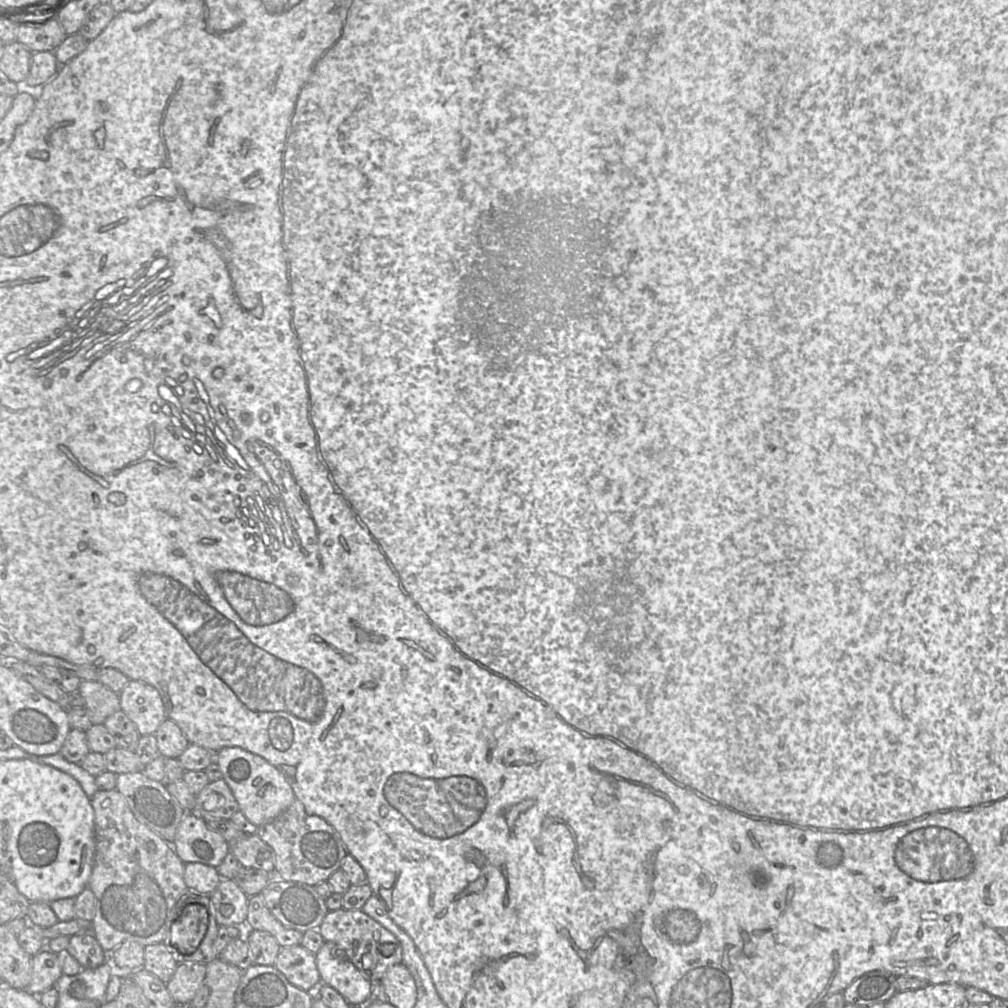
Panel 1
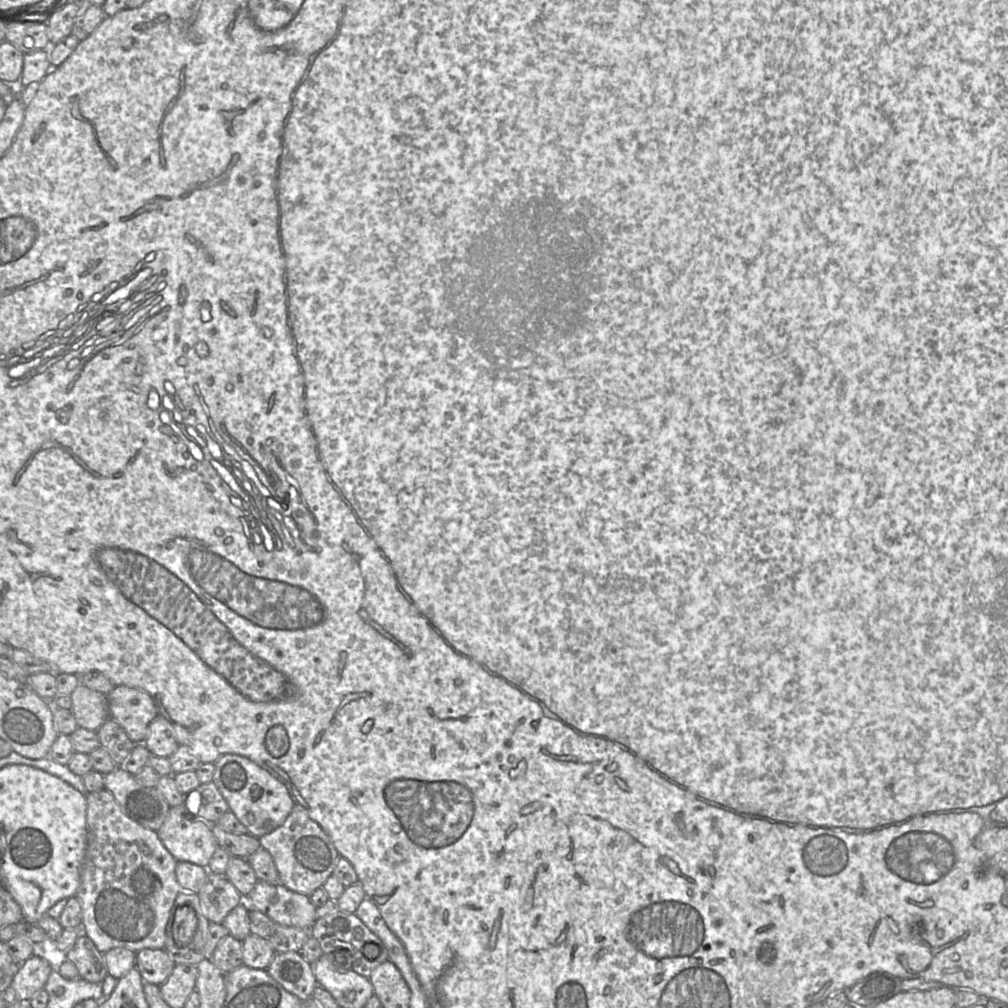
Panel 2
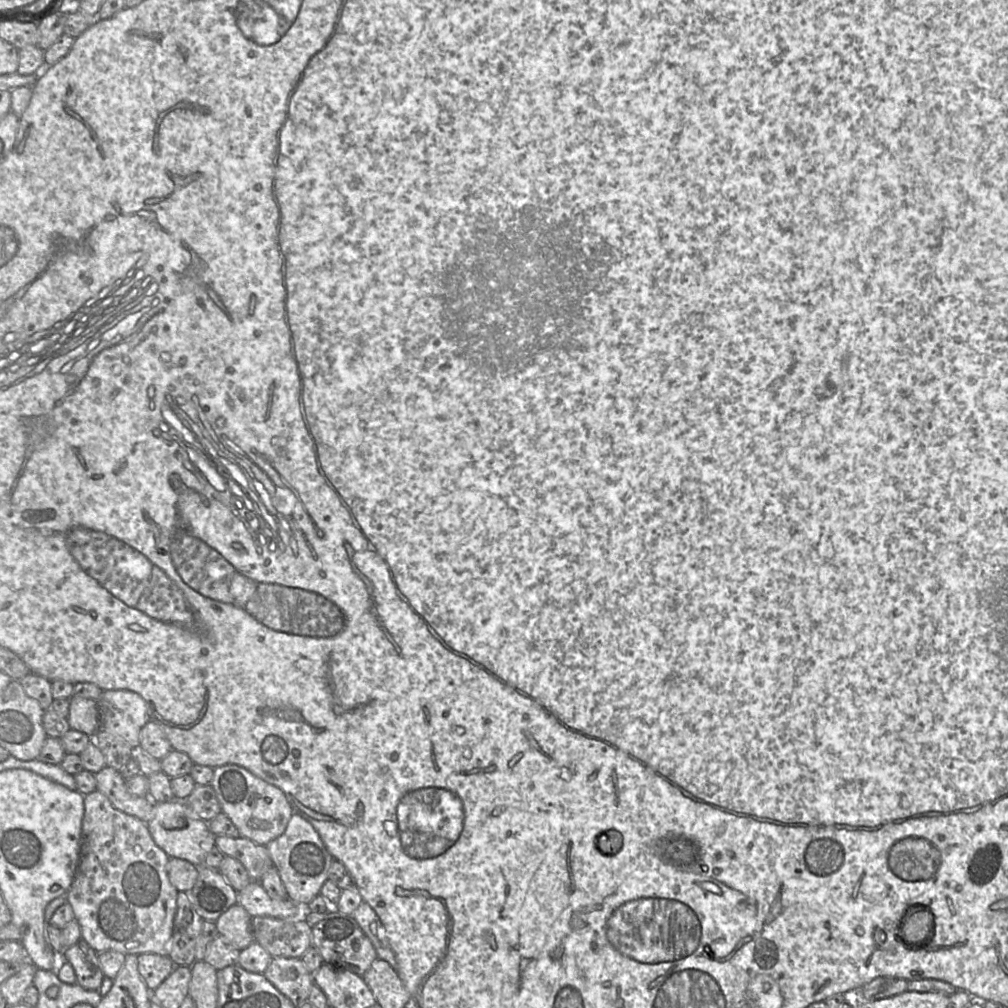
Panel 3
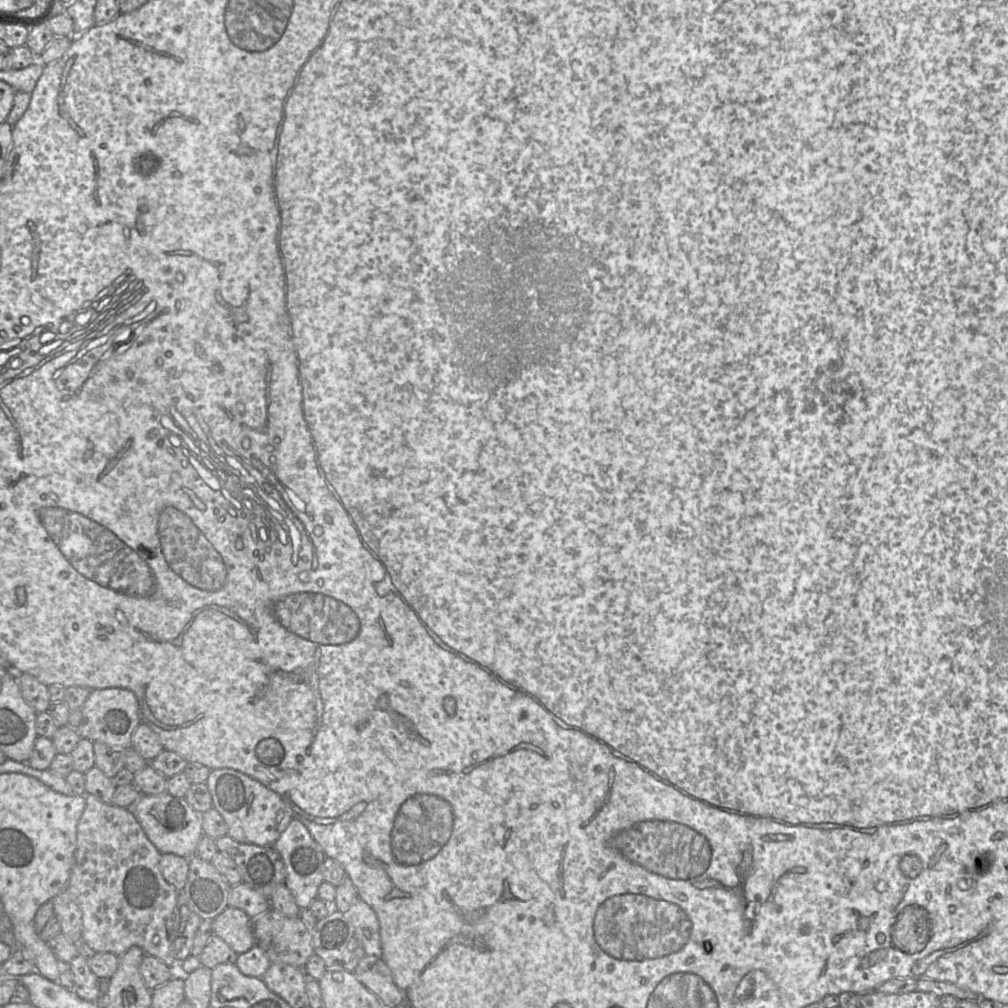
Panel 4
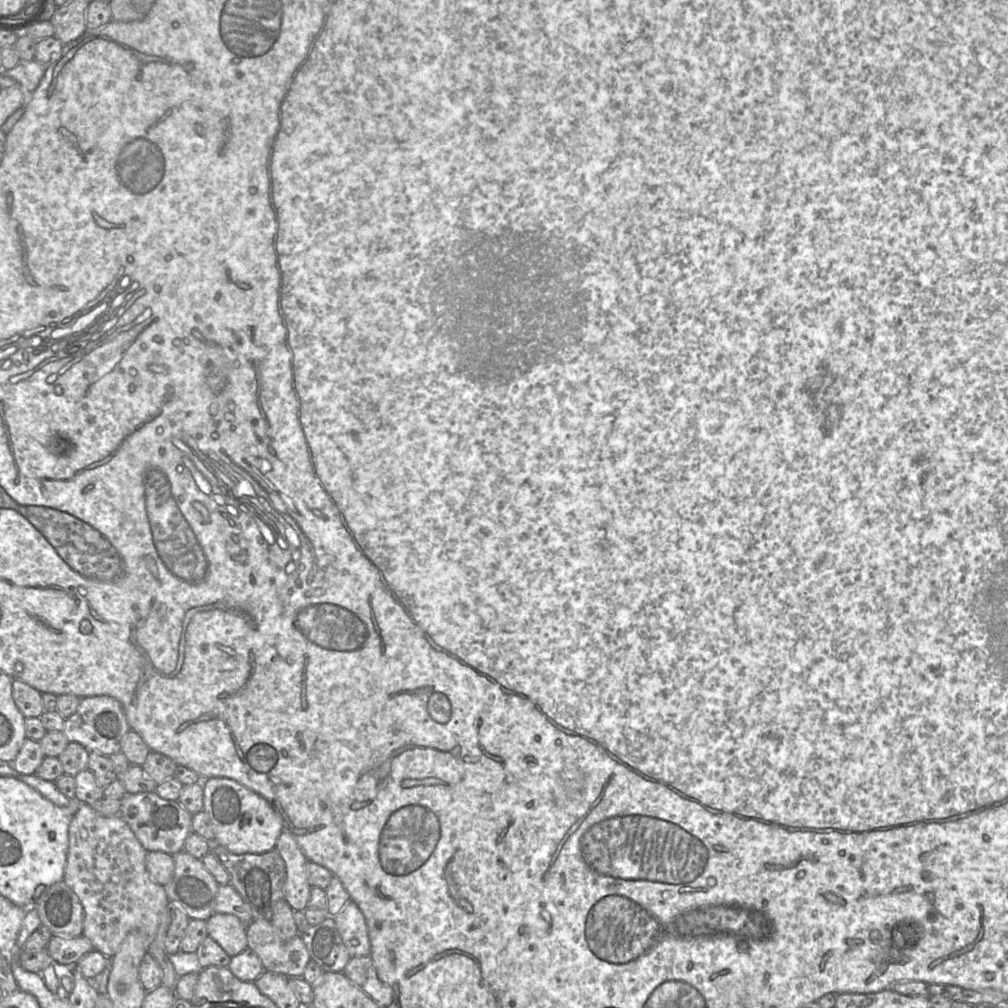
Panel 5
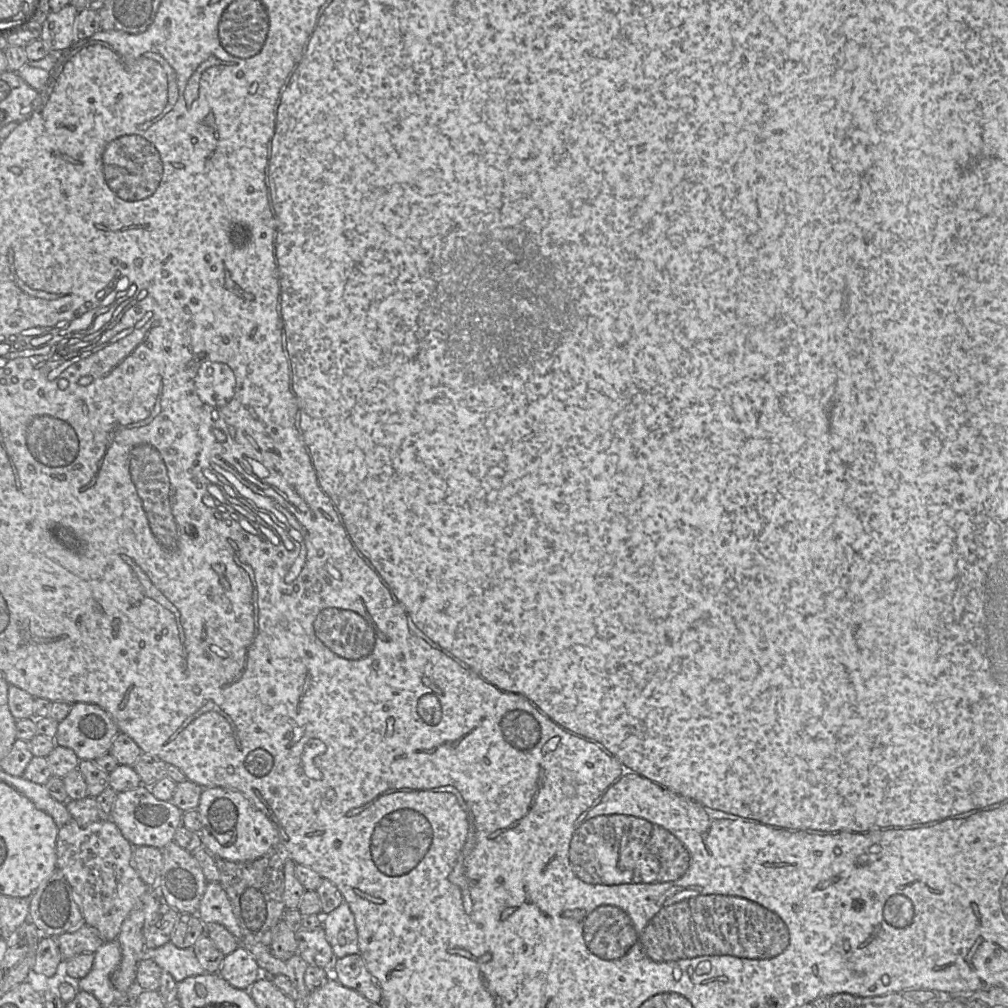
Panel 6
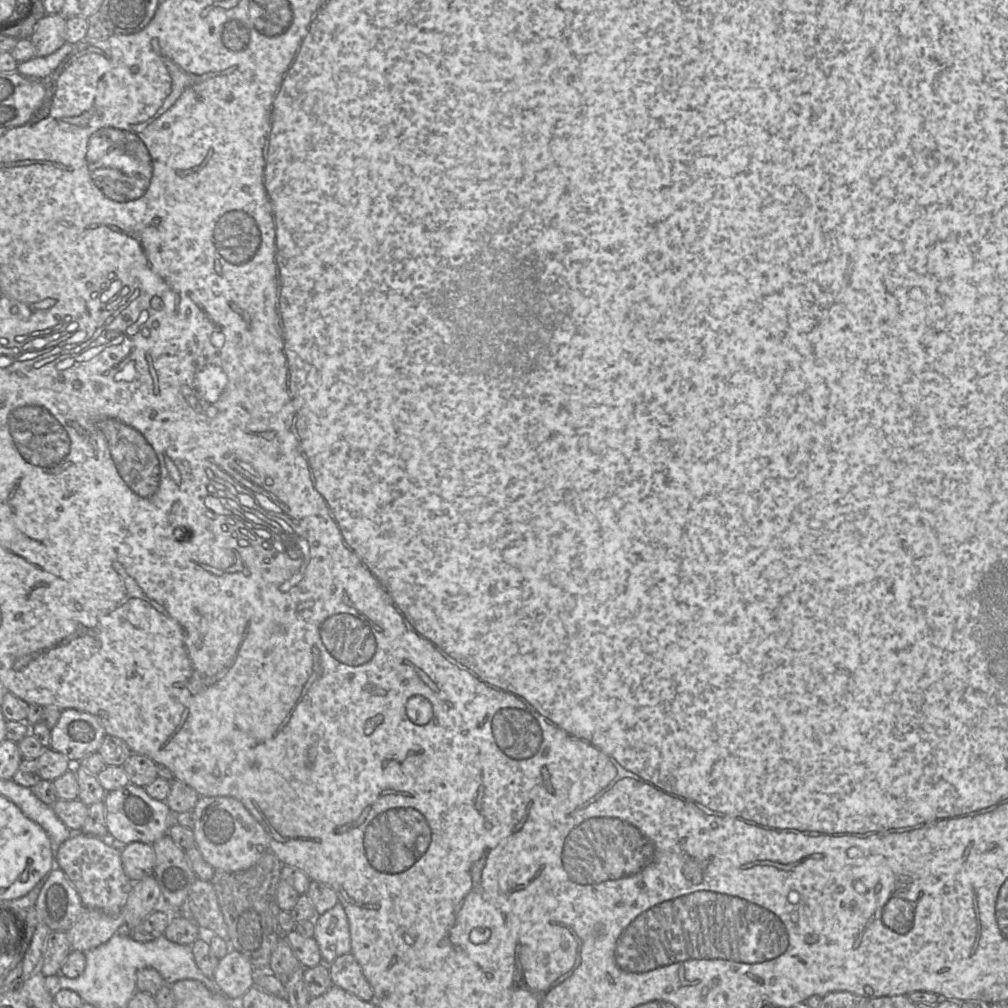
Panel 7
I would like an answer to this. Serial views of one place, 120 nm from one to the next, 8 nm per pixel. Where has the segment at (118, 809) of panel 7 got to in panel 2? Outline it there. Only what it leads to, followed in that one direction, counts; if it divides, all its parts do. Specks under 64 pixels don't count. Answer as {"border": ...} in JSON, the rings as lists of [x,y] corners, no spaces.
{"border":[[[182,804],[170,808],[157,834],[177,862],[190,862],[204,868],[219,847],[211,825],[192,817]]]}

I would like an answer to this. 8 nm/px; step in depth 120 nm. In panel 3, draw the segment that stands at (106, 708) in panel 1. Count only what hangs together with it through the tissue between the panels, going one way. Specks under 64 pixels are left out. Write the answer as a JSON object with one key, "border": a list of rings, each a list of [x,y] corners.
{"border":[[[71,696],[67,720],[70,729],[85,733],[94,740],[100,728],[100,710],[96,700]]]}

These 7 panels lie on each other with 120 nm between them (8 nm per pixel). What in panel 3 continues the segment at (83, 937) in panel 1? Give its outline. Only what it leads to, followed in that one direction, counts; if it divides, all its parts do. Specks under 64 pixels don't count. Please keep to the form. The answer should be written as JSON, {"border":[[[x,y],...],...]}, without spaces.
{"border":[[[83,939],[63,950],[63,953],[75,971],[76,983],[86,990],[99,991],[105,977],[99,964],[99,953]]]}

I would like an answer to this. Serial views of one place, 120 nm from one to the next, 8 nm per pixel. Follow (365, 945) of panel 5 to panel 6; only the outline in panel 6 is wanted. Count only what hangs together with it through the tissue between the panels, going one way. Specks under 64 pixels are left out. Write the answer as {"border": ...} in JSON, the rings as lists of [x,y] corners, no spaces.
{"border":[[[345,900],[332,912],[322,916],[322,927],[336,958],[359,953],[354,915]]]}

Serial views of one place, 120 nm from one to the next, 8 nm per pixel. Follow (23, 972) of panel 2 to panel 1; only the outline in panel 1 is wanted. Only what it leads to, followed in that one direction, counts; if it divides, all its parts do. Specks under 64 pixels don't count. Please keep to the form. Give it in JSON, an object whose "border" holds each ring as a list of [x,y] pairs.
{"border":[[[49,948],[43,949],[32,957],[32,978],[26,991],[39,997],[52,988],[62,975],[58,955]]]}

